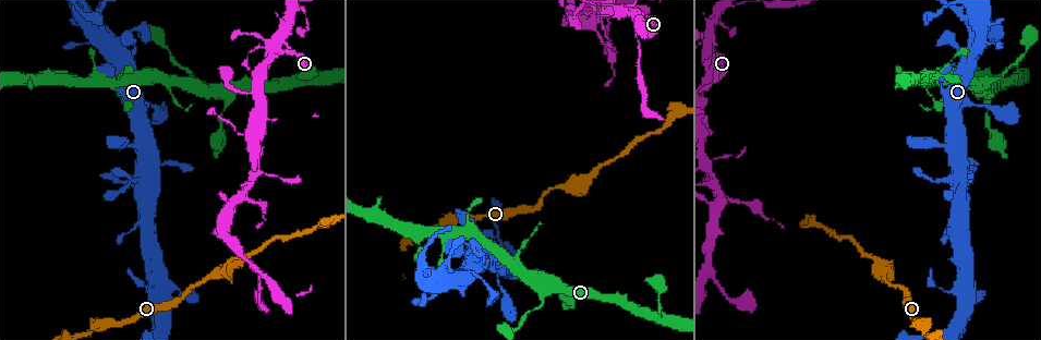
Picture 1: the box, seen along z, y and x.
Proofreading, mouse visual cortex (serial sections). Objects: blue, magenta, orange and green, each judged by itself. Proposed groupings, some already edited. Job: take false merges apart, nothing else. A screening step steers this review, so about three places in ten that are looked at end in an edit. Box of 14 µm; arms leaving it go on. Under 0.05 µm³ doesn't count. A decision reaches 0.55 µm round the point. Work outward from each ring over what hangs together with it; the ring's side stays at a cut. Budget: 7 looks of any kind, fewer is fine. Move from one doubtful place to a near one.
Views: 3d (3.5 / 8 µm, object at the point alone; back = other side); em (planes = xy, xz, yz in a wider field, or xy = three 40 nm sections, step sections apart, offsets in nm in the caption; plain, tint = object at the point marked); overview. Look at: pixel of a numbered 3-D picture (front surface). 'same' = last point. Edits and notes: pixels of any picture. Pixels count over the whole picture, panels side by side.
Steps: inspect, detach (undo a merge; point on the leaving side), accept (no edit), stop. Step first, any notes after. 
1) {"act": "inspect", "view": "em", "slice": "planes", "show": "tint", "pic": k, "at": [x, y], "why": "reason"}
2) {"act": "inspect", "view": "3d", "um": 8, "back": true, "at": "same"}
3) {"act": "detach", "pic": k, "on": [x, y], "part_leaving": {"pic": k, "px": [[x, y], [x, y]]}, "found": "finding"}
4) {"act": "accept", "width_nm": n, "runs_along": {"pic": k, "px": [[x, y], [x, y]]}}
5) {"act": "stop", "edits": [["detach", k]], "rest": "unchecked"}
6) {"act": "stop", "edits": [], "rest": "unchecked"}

{"act": "inspect", "view": "3d", "um": 3.5, "pic": 1, "at": [709, 51]}

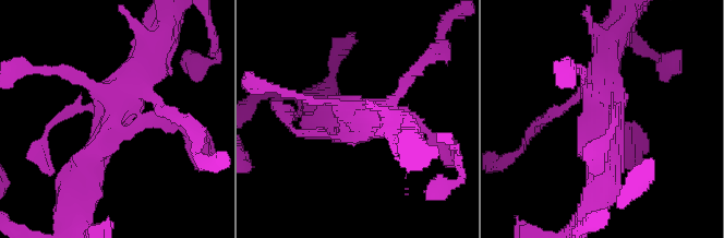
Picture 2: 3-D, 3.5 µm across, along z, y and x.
{"act": "inspect", "view": "em", "slice": "xy", "step": 5, "show": "tint", "pic": 2, "at": [608, 119], "why": "shape alone is not enough"}

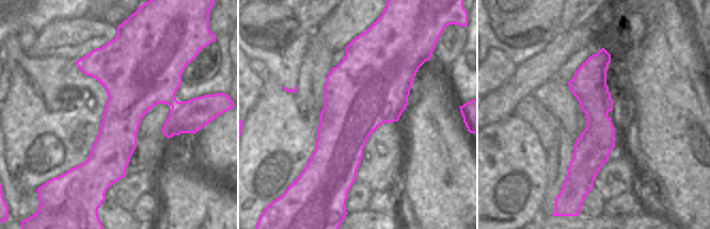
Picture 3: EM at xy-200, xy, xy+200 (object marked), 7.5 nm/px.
{"act": "inspect", "view": "em", "slice": "xy", "step": 3, "show": "tint", "at": "same", "why": "another direction"}

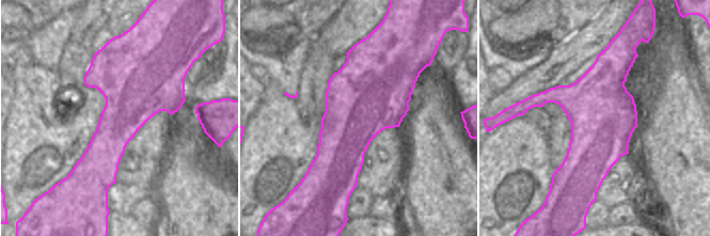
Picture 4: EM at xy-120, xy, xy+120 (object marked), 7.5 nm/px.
{"act": "accept", "runs_along": {"pic": 2, "px": [[171, 118], [121, 108], [77, 181]]}, "found": "all the same cell"}

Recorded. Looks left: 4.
{"act": "inspect", "view": "3d", "um": 3.5, "back": true, "pic": 1, "at": [589, 14], "why": "abrupt turn"}

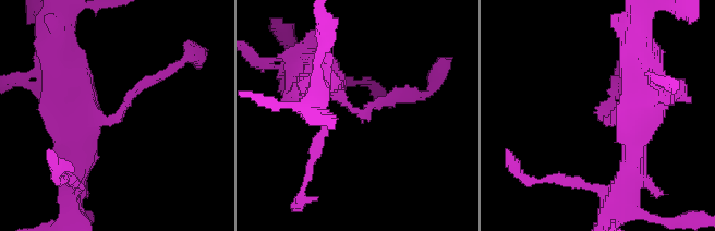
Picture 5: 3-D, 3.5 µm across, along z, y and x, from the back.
{"act": "inspect", "view": "em", "slice": "planes", "show": "tint", "pic": 5, "at": [355, 111], "arm_widths_nm": [100, 600], "why": "now the EM"}

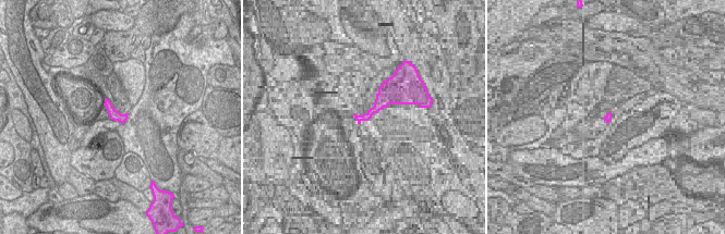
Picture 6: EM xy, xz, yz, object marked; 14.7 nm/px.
{"act": "accept", "width_nm": 160, "runs_along": {"pic": 5, "px": [[314, 67], [358, 113], [404, 99]]}, "found": "one cell here"}

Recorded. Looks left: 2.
{"act": "inspect", "view": "3d", "um": 3.5, "back": true, "pic": 1, "at": [589, 23], "why": "three-way junction"}

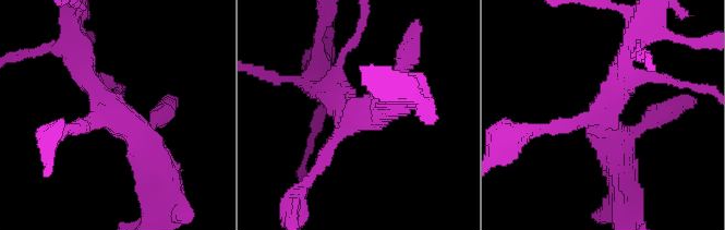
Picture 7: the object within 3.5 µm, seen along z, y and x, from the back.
{"act": "detach", "pic": 7, "on": [540, 131], "arms": 3, "arm_widths_nm": [200, 250, 450], "part_leaving": {"pic": 7, "px": [[572, 126], [526, 130], [511, 136]]}, "found": "two cells meet here"}

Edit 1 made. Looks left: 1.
{"act": "stop", "edits": [["detach", 7]], "rest": "unchecked"}

